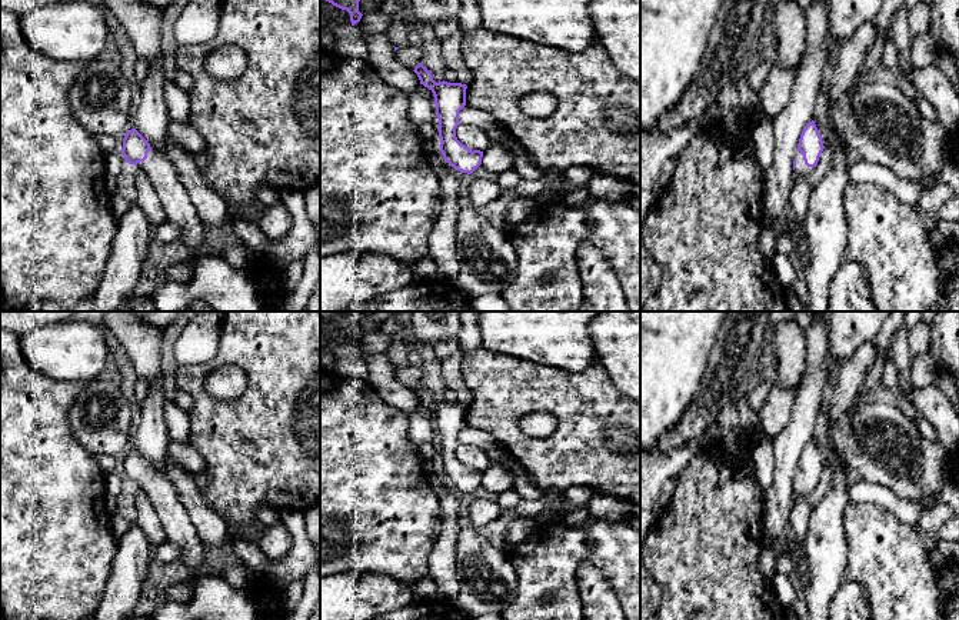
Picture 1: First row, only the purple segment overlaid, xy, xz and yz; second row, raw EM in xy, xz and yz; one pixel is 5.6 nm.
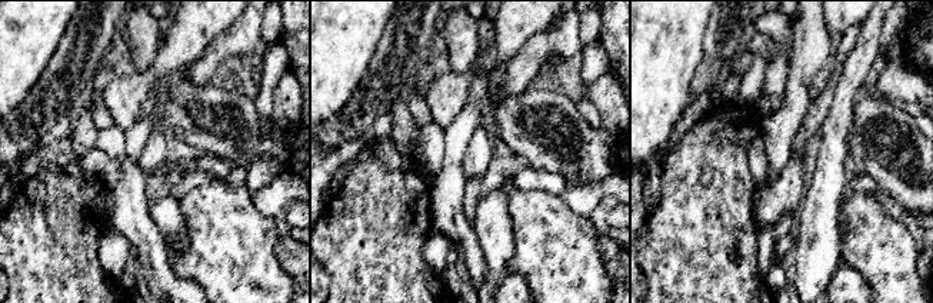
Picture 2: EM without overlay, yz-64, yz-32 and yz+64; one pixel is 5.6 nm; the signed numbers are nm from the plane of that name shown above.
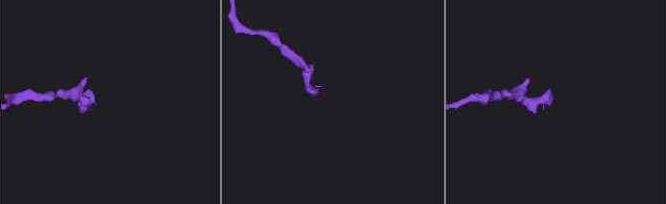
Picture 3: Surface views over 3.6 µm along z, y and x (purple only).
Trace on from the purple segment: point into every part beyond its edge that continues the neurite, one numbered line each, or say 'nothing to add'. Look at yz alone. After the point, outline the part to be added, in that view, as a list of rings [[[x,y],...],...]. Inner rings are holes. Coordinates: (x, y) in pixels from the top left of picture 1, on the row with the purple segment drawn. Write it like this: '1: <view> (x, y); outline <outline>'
1: yz (801, 170); outline [[[796,151],[795,159],[796,159],[796,167],[795,167],[793,186],[795,186],[795,183],[796,183],[799,179],[808,177],[808,176],[813,171],[813,169],[815,169],[815,167],[808,167],[808,166],[805,164],[805,160],[803,160],[803,156],[802,156],[800,151]]]

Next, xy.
1: xy (215, 280); outline [[[150,150],[147,159],[136,166],[147,174],[153,184],[167,221],[179,227],[179,240],[187,246],[189,260],[193,263],[193,276],[187,283],[166,281],[159,286],[151,297],[156,309],[159,311],[184,311],[190,301],[197,297],[214,311],[269,311],[247,269],[236,269],[217,253],[204,249],[202,219],[169,157]]]

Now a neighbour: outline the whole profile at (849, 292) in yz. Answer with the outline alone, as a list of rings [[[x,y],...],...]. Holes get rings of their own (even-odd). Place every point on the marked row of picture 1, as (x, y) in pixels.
[[[843,261],[839,276],[829,287],[828,311],[865,311],[873,307],[863,267],[855,261]]]

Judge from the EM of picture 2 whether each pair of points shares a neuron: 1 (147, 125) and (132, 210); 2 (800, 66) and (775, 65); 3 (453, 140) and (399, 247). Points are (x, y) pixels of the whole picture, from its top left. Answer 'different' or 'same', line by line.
1: same
2: different
3: different

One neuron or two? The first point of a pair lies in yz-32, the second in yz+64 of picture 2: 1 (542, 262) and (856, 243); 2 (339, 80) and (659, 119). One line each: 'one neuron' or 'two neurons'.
1: one neuron
2: one neuron

